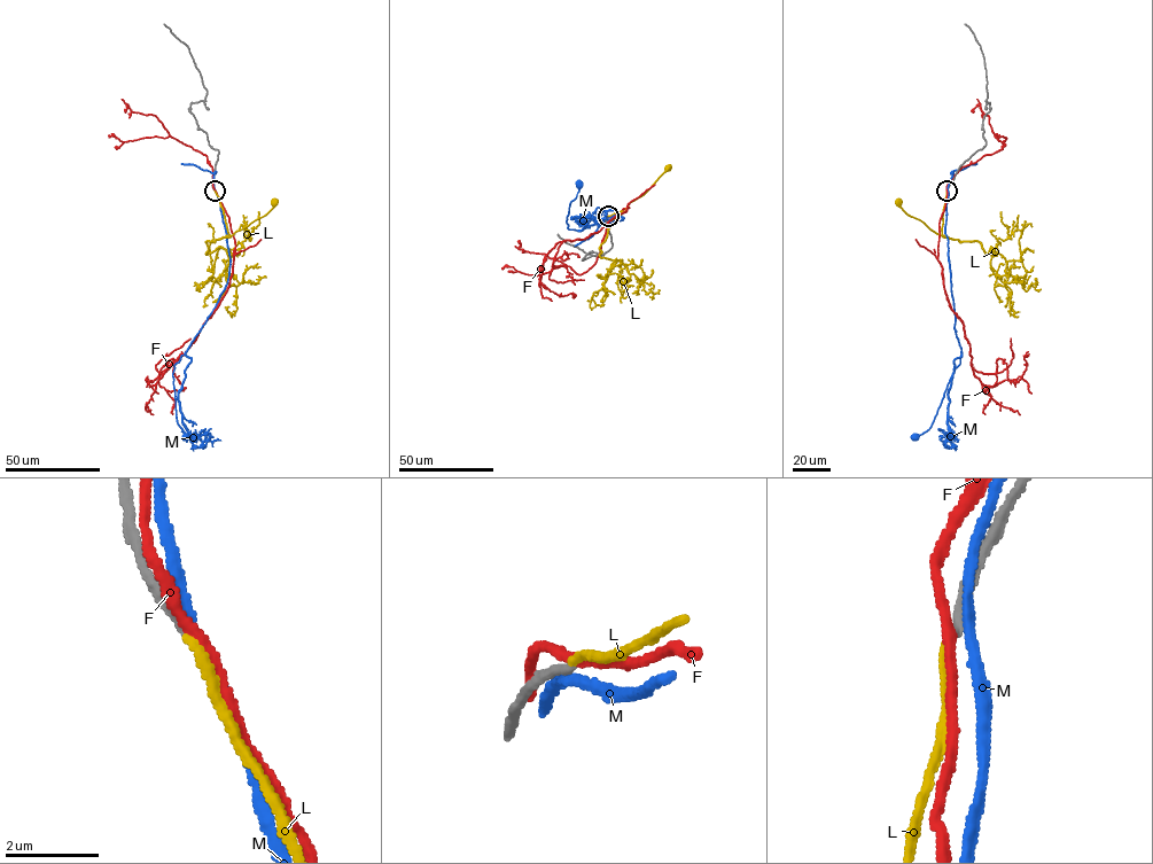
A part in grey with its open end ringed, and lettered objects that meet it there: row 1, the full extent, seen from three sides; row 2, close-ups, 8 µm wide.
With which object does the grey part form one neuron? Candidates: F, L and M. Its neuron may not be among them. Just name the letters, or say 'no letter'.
L

